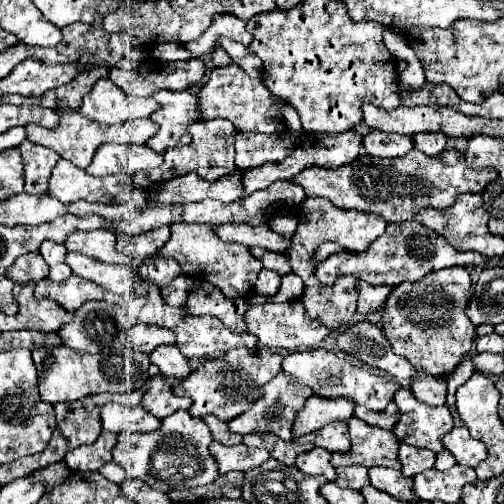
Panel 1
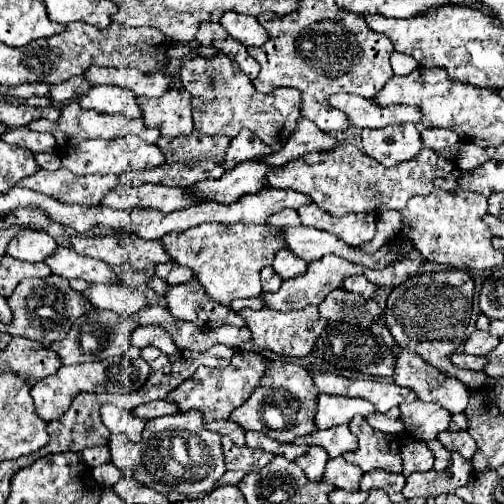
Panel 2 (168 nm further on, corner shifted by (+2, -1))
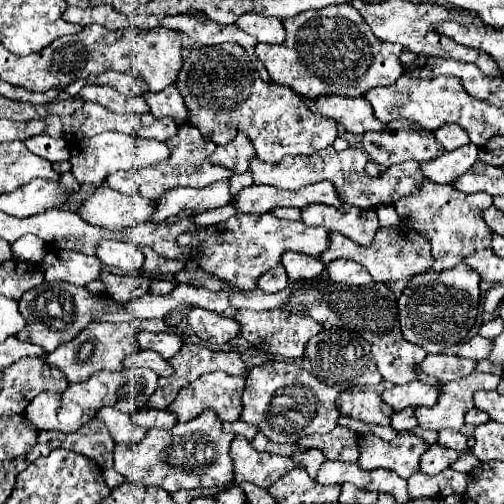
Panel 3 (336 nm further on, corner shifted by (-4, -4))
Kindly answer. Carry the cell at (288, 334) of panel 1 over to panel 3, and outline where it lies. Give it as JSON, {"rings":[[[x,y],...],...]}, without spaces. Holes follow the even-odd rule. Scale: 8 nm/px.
{"rings":[[[238,310],[234,320],[242,326],[242,336],[256,348],[284,356],[288,360],[296,360],[304,356],[306,344],[310,338],[314,338],[318,332],[322,332],[322,324],[314,322],[308,314],[304,312],[284,312],[284,310],[268,310],[268,312],[254,312],[254,310]]]}

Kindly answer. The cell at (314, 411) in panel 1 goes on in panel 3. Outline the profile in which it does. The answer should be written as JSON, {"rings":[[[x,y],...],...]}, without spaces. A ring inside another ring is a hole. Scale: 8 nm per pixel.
{"rings":[[[354,390],[354,392],[342,392],[336,400],[336,408],[340,410],[340,416],[360,420],[366,424],[390,424],[390,406],[386,406],[378,392],[372,390]]]}

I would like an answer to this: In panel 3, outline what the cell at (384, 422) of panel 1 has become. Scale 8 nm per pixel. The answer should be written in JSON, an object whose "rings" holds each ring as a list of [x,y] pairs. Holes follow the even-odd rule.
{"rings":[[[410,406],[410,408],[406,408],[406,410],[394,412],[390,426],[392,426],[394,430],[400,430],[400,432],[402,432],[402,430],[412,430],[414,426],[418,426],[418,422],[416,422],[416,418],[414,418],[414,408]]]}

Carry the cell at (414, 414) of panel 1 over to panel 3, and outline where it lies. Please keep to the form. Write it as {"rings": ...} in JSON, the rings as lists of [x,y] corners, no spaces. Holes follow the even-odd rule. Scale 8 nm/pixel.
{"rings":[[[474,372],[466,378],[460,378],[446,384],[446,390],[440,394],[434,406],[418,406],[414,416],[420,428],[428,430],[460,430],[464,426],[464,416],[474,408],[472,394],[476,390],[496,390],[500,376]]]}

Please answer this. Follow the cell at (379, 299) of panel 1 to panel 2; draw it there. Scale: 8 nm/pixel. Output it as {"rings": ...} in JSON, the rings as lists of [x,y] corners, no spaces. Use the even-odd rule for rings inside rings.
{"rings":[[[350,275],[348,279],[344,279],[342,287],[344,287],[346,291],[360,293],[360,295],[362,295],[362,297],[366,297],[366,299],[370,299],[370,297],[374,295],[374,291],[376,291],[376,285],[374,285],[374,283],[370,283],[364,275]]]}

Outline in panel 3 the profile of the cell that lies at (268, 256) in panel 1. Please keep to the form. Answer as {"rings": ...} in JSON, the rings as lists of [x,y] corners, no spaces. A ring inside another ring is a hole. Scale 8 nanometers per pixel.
{"rings":[[[286,252],[282,256],[282,266],[286,268],[288,278],[292,282],[316,278],[324,272],[324,264],[318,258],[310,258],[308,254],[300,254],[300,252]]]}

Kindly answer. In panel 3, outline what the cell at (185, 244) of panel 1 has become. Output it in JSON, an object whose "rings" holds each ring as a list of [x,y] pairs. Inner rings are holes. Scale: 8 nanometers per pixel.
{"rings":[[[234,214],[230,220],[218,226],[200,226],[196,232],[180,234],[178,244],[190,248],[194,262],[208,274],[240,290],[256,290],[258,278],[264,272],[280,266],[284,252],[294,250],[308,256],[318,256],[322,254],[322,250],[326,250],[326,236],[326,228],[306,226],[304,222],[278,220],[274,214],[264,214],[260,218]]]}

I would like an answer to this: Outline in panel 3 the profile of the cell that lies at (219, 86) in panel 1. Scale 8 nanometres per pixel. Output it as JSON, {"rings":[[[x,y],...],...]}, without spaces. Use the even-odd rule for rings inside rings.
{"rings":[[[226,42],[226,44],[218,44],[218,46],[208,46],[208,48],[204,46],[204,48],[192,50],[180,68],[176,88],[180,90],[184,104],[188,108],[188,124],[198,128],[204,134],[204,138],[208,138],[220,146],[220,144],[228,144],[230,140],[234,140],[238,132],[244,132],[252,140],[258,158],[262,158],[264,162],[270,162],[270,164],[280,162],[288,154],[290,156],[314,154],[316,150],[332,146],[332,142],[338,136],[336,122],[332,118],[314,114],[308,106],[304,106],[304,100],[294,90],[262,82],[252,60],[248,58],[246,50],[236,42]]]}

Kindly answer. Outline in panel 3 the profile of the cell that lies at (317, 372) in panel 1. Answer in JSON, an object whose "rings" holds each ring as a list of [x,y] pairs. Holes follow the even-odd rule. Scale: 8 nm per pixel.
{"rings":[[[408,382],[404,386],[386,388],[380,398],[388,406],[392,406],[394,412],[398,412],[406,406],[434,406],[438,400],[438,392],[422,382]]]}

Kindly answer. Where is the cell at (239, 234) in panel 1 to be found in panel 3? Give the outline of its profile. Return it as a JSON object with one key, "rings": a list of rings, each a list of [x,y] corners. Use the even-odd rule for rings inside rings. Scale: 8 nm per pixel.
{"rings":[[[394,226],[394,228],[380,228],[378,234],[374,236],[370,246],[358,246],[356,242],[352,242],[350,238],[342,236],[340,232],[330,232],[328,234],[328,248],[318,256],[324,264],[330,264],[338,258],[346,258],[346,260],[354,260],[358,264],[362,264],[374,278],[374,282],[396,282],[396,280],[404,280],[408,276],[426,272],[432,268],[434,260],[430,254],[430,244],[426,242],[426,238],[422,238],[416,230],[410,230],[406,226]]]}

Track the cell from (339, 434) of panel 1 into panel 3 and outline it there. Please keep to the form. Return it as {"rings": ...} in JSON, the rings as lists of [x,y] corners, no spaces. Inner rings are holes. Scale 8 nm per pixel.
{"rings":[[[336,426],[330,434],[300,438],[298,444],[302,448],[318,448],[318,450],[322,450],[328,460],[356,462],[358,456],[360,456],[360,452],[358,452],[358,436],[346,426]]]}

